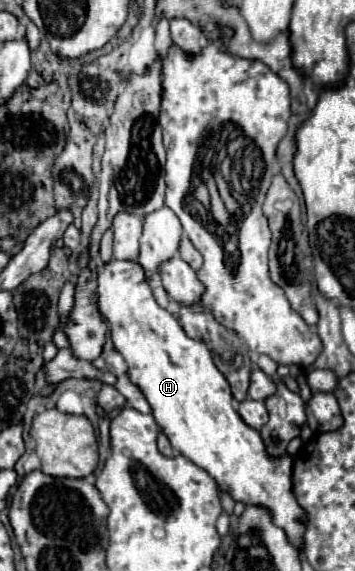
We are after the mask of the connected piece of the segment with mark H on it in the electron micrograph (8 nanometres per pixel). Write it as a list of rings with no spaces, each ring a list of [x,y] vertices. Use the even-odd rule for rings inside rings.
[[[112,260],[100,266],[98,272],[98,306],[102,316],[110,324],[110,334],[114,348],[124,356],[128,364],[130,380],[144,392],[148,404],[152,406],[152,416],[160,424],[162,432],[168,436],[174,450],[178,450],[184,458],[206,470],[220,490],[230,494],[234,502],[262,506],[270,512],[272,522],[282,528],[288,536],[288,542],[302,550],[304,548],[304,532],[306,532],[306,512],[298,504],[292,492],[292,456],[286,452],[282,458],[270,458],[266,454],[266,446],[260,438],[260,432],[250,428],[240,414],[234,410],[234,398],[230,392],[230,384],[216,368],[210,350],[204,342],[192,340],[182,330],[180,322],[160,308],[152,296],[150,284],[144,282],[144,270],[138,262],[128,260]]]

